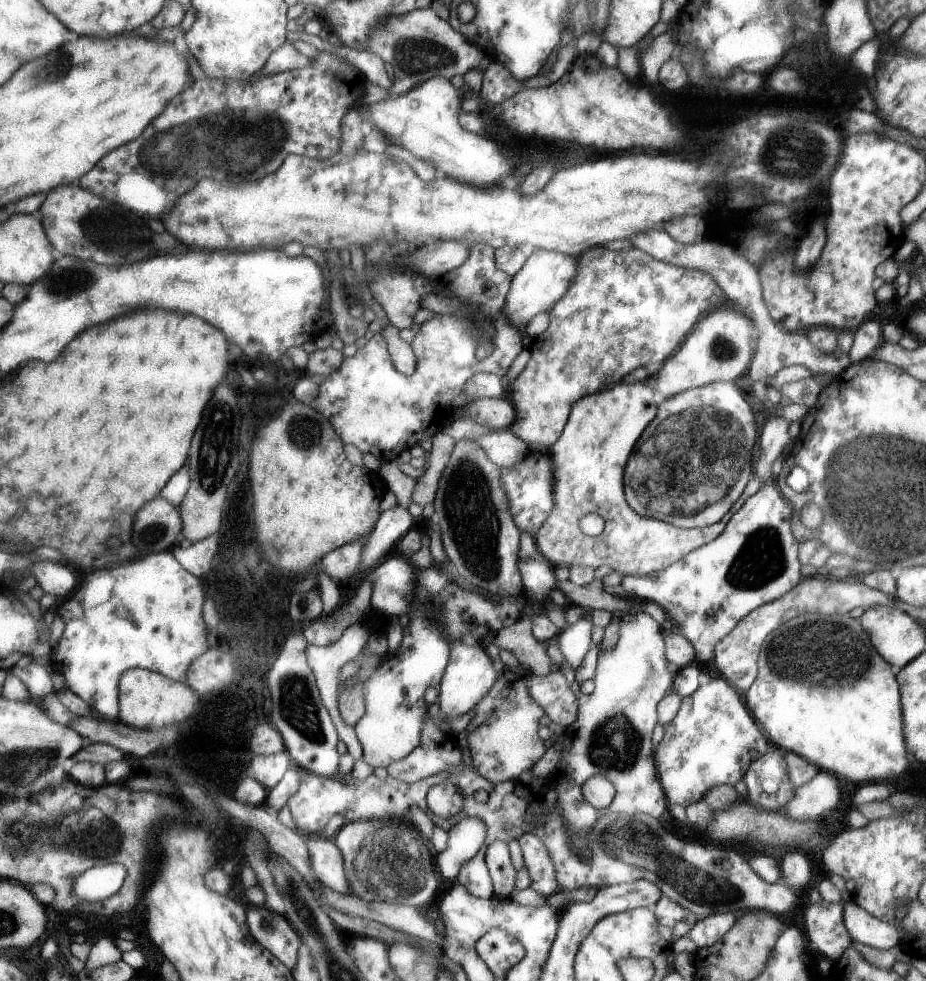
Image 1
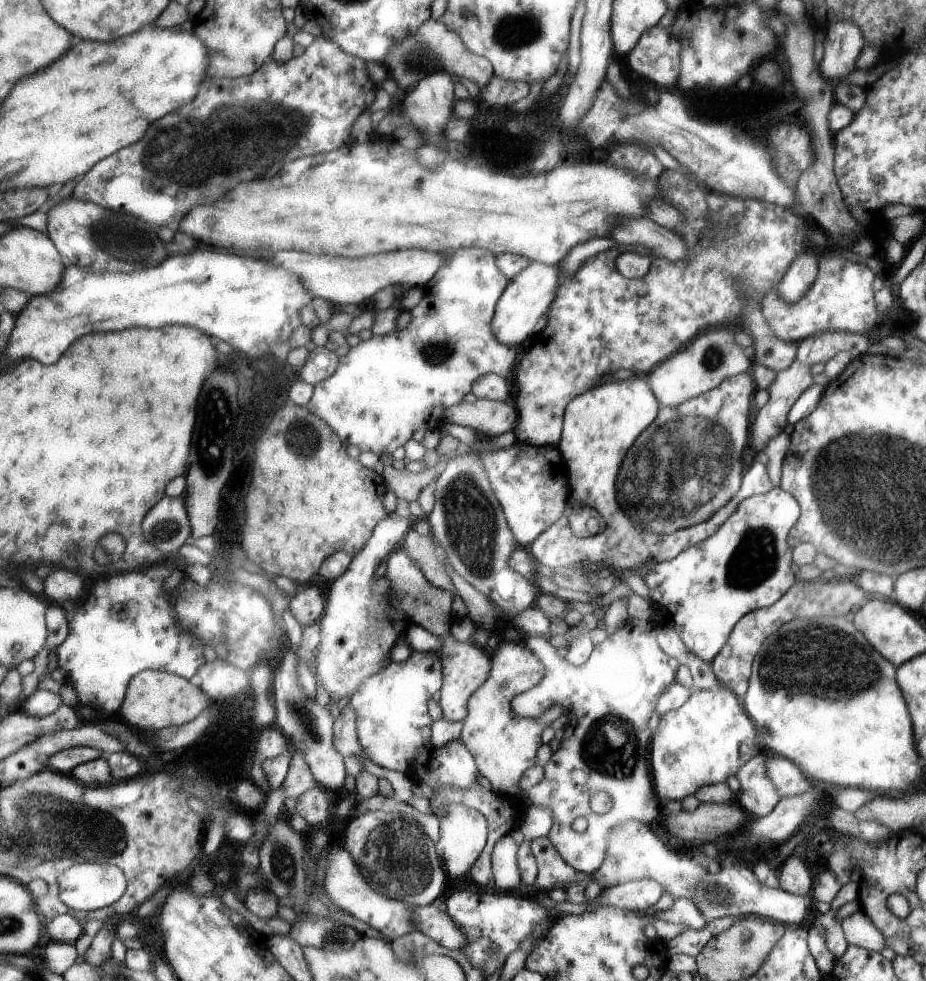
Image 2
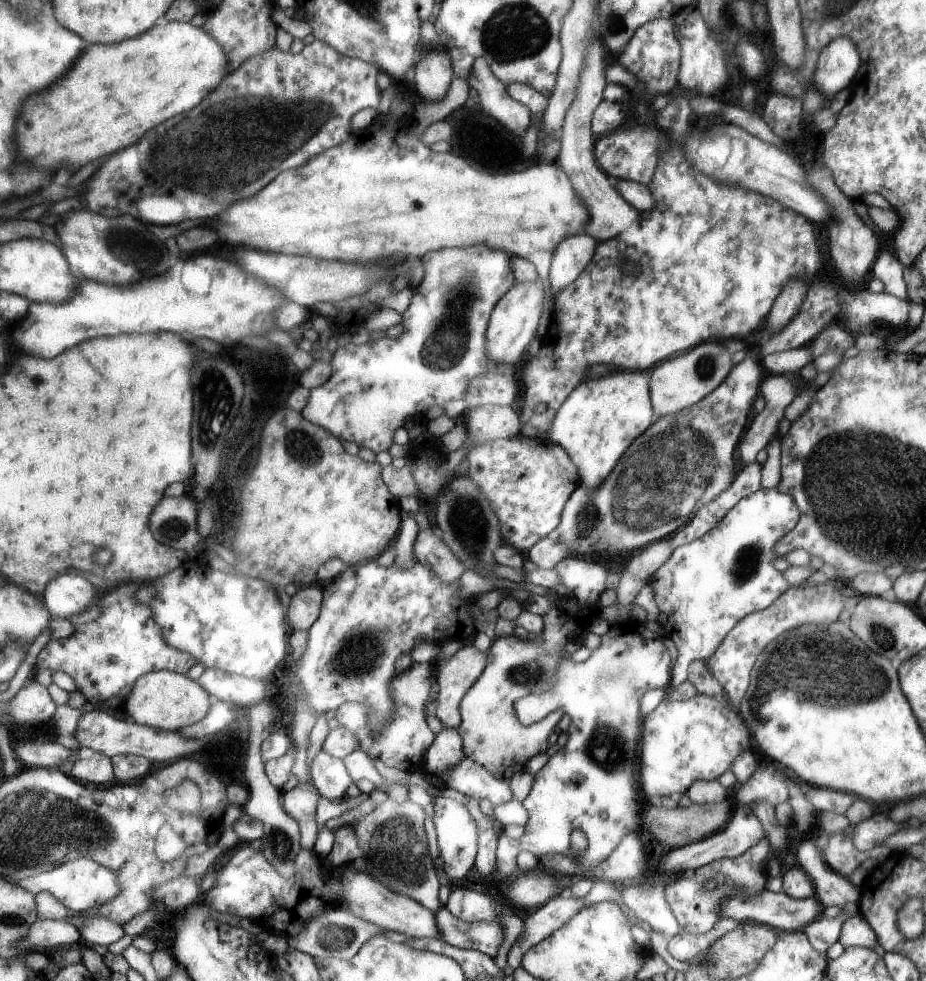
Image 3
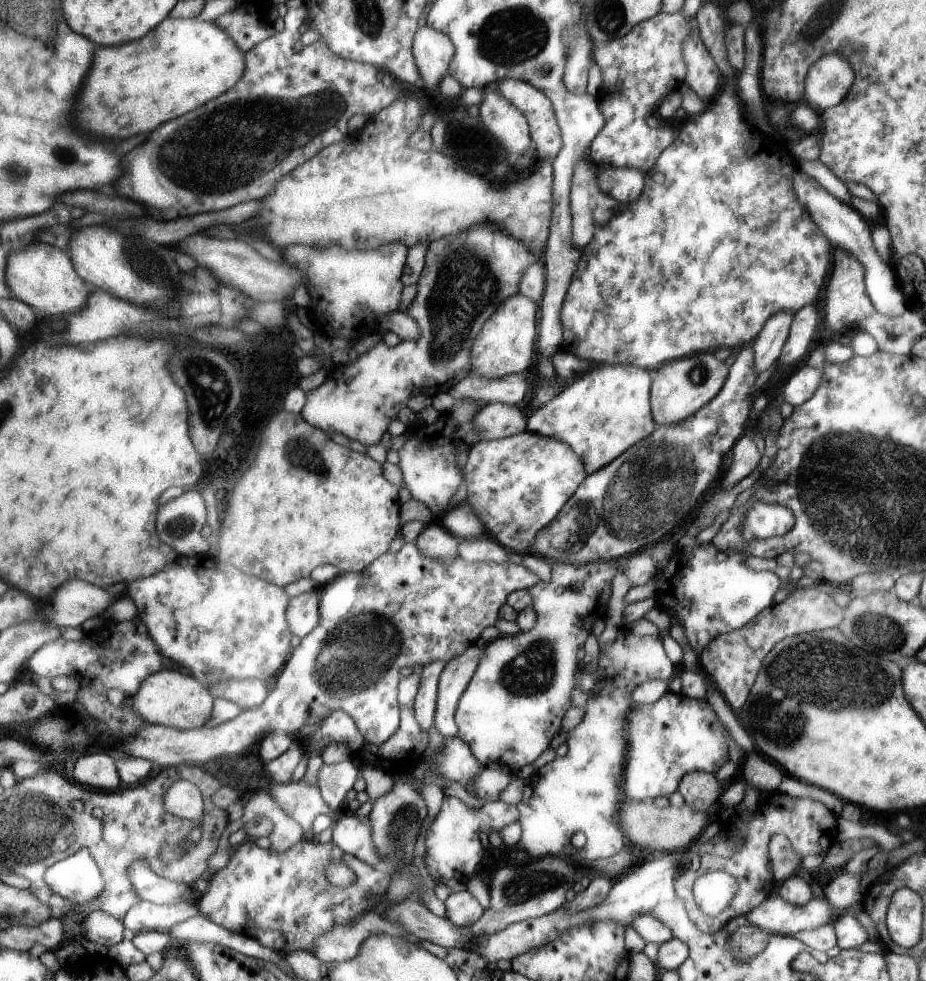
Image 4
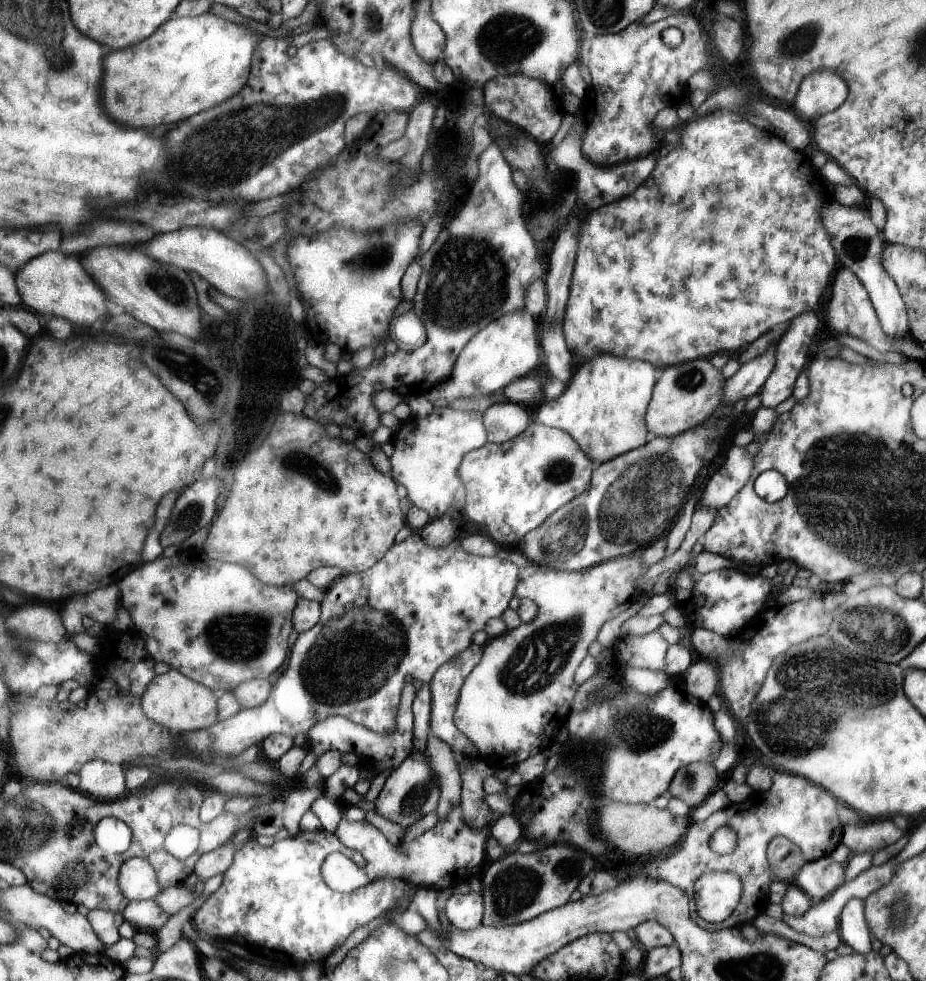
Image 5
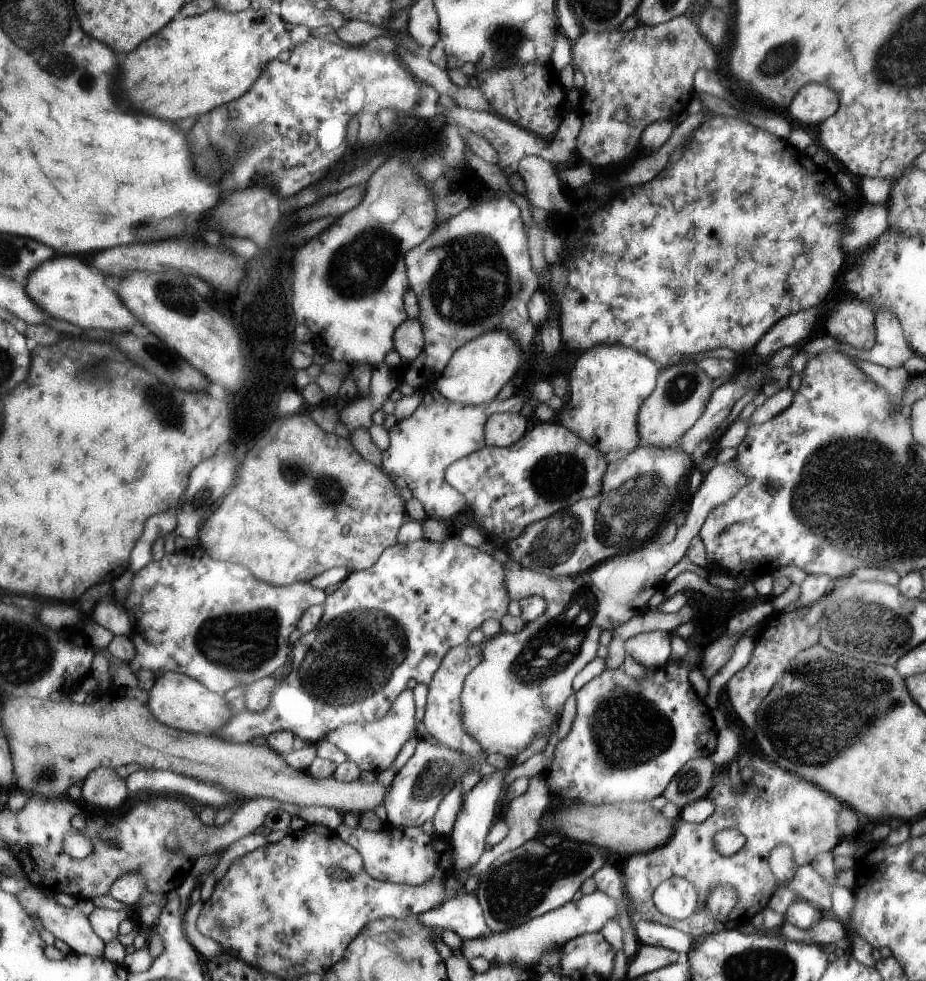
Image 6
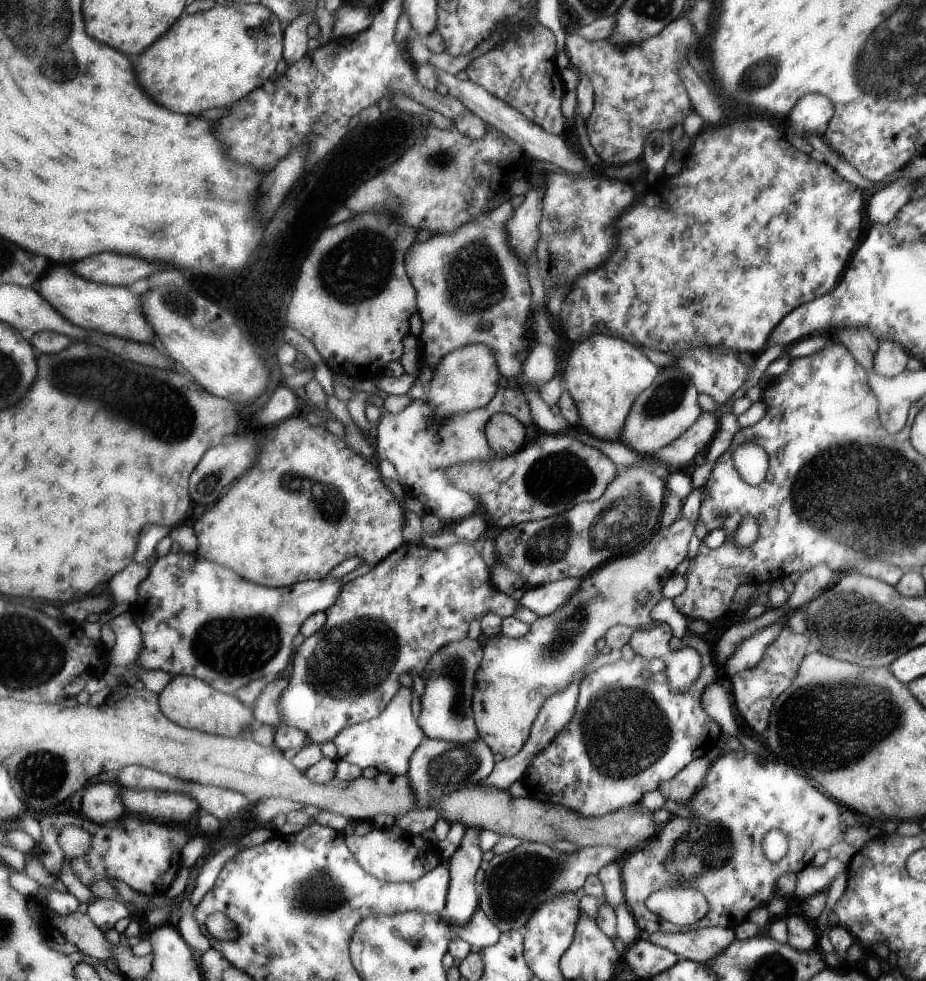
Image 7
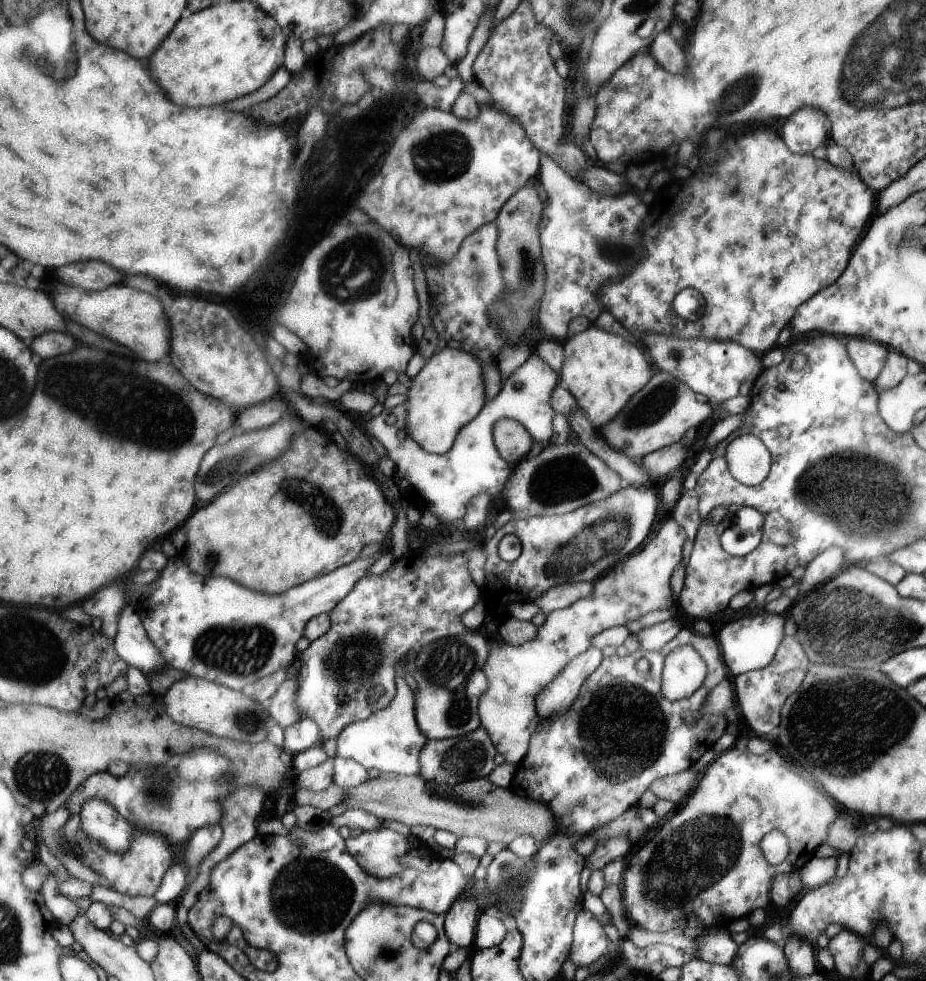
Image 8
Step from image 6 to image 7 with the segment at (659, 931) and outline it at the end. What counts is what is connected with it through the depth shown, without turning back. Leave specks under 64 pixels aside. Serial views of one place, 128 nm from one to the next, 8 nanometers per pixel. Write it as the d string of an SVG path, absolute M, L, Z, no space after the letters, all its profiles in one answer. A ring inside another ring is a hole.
M701 927L684 933L648 933L646 940L655 946L670 950L679 957L701 964L708 964L717 953L729 946L734 939L734 929Z

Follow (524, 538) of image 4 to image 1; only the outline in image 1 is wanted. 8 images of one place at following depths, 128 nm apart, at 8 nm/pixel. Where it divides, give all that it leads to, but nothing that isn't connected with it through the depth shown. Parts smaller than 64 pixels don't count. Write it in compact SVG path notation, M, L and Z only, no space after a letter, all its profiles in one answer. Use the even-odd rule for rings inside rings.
M529 452L517 466L502 468L499 475L499 482L509 501L514 523L521 531L529 532L531 536L549 518L549 514L554 508L553 466L549 466L551 464L549 460L550 457L547 453ZM523 462L525 462L525 468L523 468ZM523 474L525 474L525 486L523 486Z

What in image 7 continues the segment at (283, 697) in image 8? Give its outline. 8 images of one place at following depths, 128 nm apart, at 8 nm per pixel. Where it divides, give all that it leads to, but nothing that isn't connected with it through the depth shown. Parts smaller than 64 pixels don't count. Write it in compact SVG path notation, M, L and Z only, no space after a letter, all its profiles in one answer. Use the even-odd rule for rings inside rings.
M273 678L258 692L253 704L253 716L260 724L267 724L274 729L279 726L277 701L287 683L288 680Z

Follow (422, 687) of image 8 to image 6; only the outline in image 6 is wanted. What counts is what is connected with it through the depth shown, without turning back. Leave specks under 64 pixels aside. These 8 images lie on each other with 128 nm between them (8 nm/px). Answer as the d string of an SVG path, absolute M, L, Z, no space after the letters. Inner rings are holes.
M467 641L452 647L446 653L446 656L443 656L438 671L434 673L434 677L428 685L427 704L425 704L425 714L422 720L427 734L435 742L446 748L463 752L463 754L471 754L471 756L479 755L479 752L482 752L482 748L479 742L470 733L465 732L463 726L461 726L459 694L461 694L465 676L481 662L481 648L481 644L470 644Z

